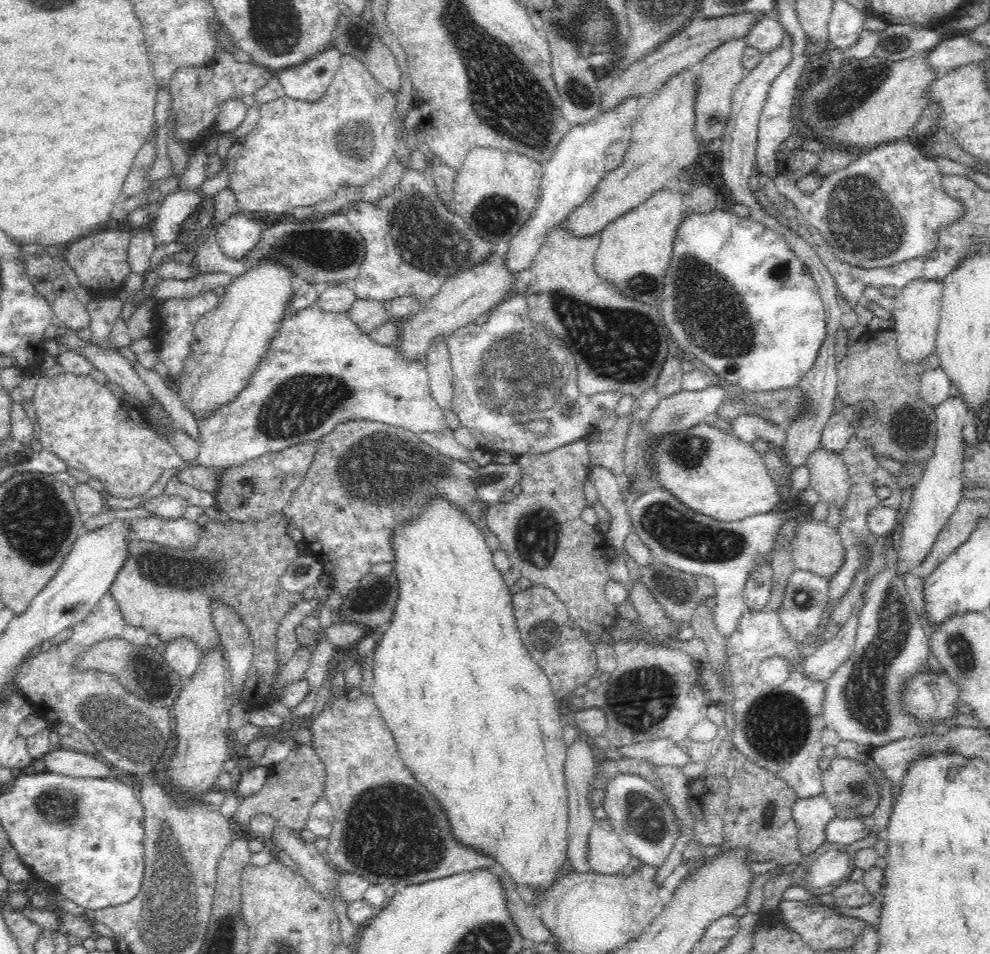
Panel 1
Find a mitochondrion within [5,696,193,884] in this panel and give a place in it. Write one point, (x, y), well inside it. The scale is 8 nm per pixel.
(59, 807)

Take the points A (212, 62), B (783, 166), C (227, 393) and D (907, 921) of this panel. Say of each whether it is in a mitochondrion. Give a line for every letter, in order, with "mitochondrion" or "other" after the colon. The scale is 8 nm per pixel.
A: other
B: other
C: other
D: other

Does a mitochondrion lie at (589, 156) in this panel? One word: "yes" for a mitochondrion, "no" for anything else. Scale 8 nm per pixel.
no

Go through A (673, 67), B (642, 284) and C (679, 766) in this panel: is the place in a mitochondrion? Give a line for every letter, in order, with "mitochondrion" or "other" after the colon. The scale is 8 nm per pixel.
A: other
B: mitochondrion
C: other

